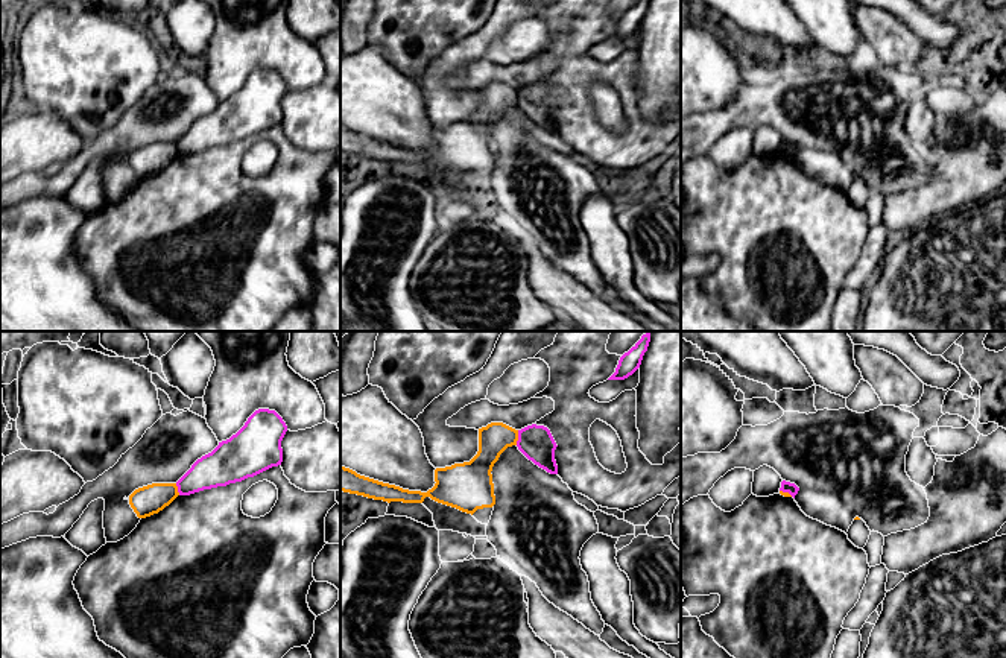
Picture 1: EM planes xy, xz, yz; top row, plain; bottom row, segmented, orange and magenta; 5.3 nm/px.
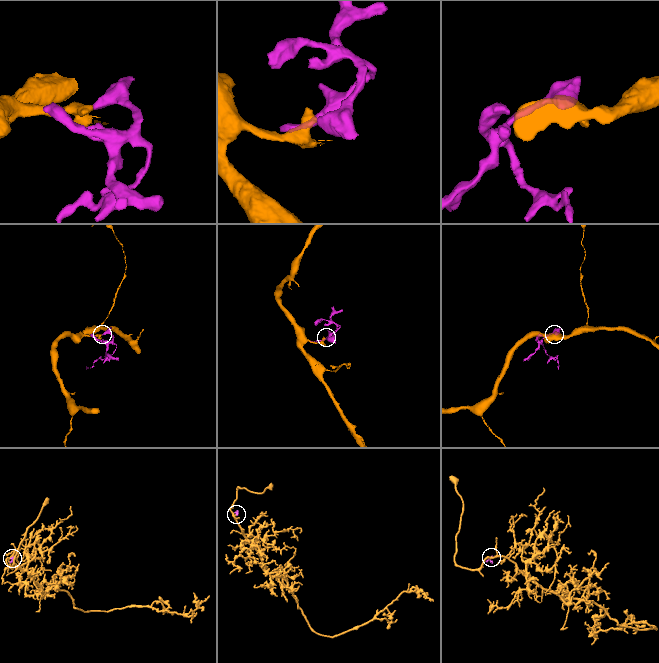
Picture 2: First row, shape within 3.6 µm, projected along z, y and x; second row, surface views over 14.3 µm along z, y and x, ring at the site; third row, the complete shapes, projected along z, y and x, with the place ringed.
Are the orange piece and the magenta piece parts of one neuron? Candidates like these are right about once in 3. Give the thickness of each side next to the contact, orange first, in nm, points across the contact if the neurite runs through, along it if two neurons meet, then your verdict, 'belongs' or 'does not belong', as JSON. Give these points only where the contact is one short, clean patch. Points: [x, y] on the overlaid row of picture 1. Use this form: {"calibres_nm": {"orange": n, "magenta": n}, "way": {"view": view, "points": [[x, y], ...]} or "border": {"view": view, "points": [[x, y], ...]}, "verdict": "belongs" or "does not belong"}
{"calibres_nm": {"orange": 160, "magenta": 180}, "border": {"view": "xz", "points": [[518, 430], [515, 444]]}, "verdict": "does not belong"}

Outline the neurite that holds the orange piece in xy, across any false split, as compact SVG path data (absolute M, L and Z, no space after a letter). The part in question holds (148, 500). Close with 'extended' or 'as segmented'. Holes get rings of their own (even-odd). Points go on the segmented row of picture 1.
M152 483L135 489L129 505L138 518L158 514L179 495L176 483Z; as segmented

